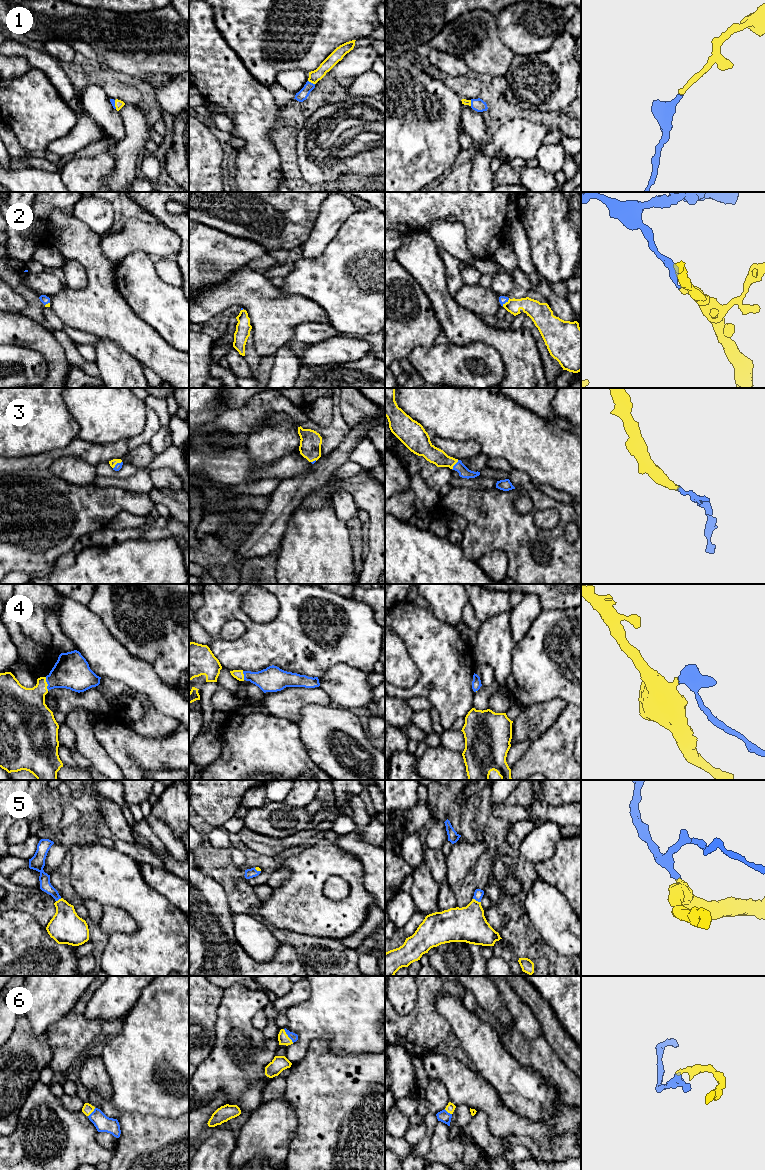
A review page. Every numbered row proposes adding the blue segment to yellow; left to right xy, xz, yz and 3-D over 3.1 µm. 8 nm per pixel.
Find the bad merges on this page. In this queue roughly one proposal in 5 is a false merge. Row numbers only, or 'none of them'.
none of them

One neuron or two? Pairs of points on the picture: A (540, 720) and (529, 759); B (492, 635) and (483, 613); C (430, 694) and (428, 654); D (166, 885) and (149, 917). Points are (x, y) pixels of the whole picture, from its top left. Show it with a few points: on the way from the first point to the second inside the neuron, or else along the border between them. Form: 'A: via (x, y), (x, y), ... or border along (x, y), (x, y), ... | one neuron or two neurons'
A: border along (552, 725), (531, 742) | two neurons
B: border along (508, 610), (491, 616), (482, 623) | two neurons
C: via (435, 684), (435, 664) | one neuron
D: border along (143, 879), (150, 887), (162, 894), (178, 909) | two neurons

